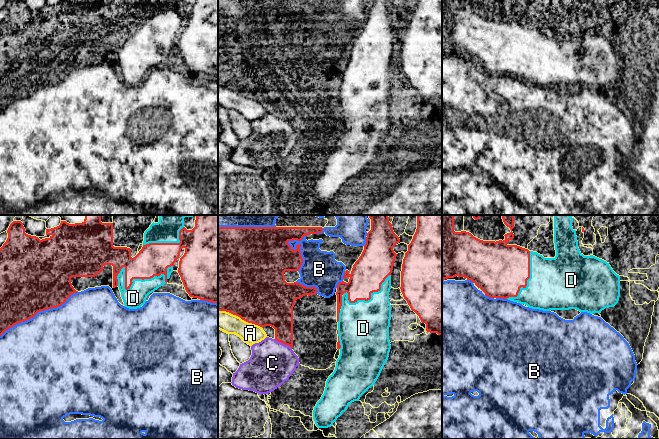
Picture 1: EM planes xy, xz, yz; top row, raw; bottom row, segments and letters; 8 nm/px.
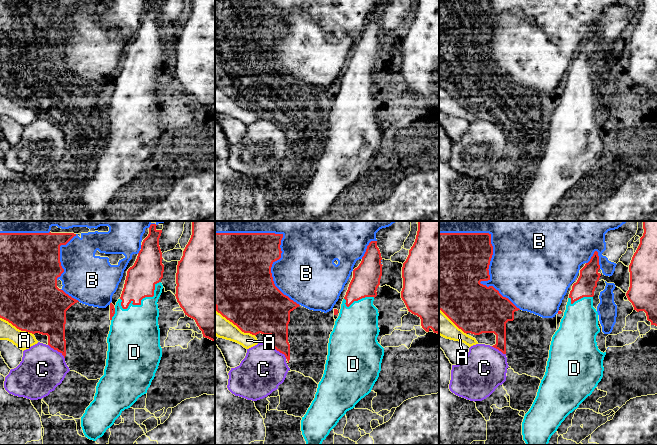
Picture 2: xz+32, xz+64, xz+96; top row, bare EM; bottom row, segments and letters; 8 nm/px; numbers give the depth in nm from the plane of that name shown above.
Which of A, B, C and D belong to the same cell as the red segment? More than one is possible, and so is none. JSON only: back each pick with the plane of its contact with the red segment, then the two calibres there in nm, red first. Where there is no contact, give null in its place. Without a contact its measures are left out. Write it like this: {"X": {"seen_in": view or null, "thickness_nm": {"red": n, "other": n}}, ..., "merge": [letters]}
{"merge": []}

